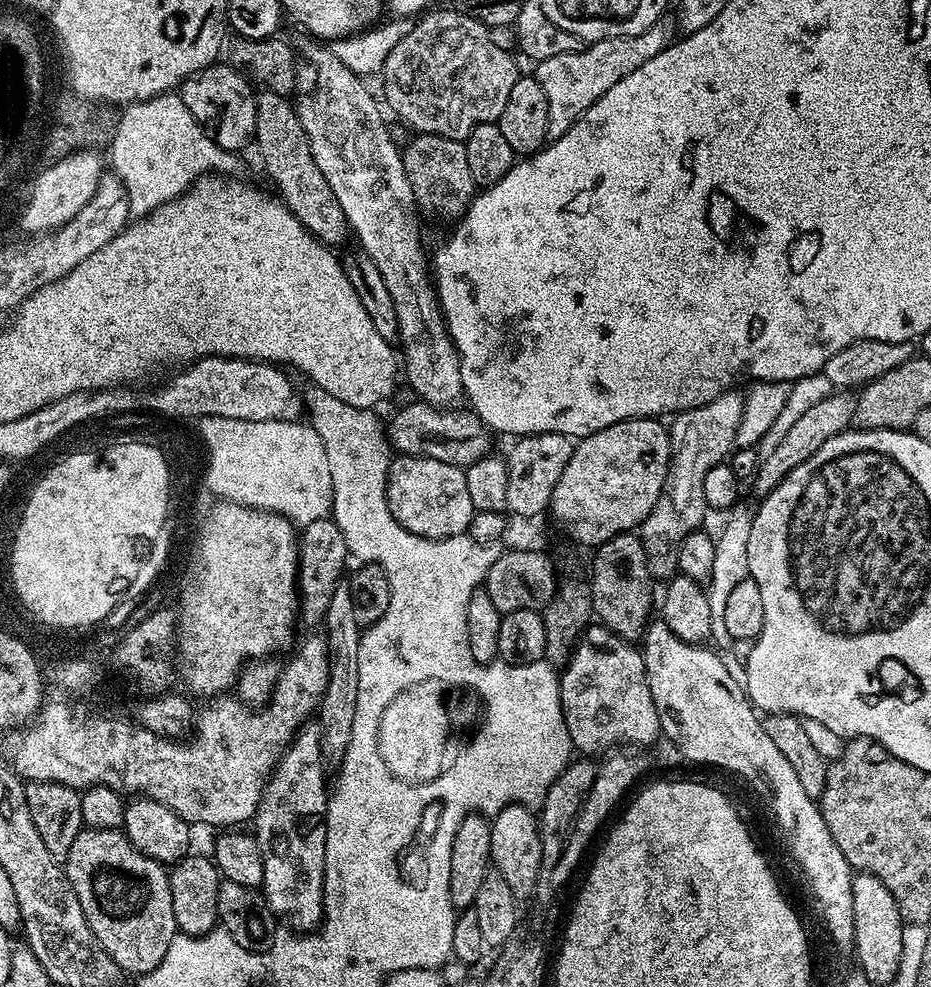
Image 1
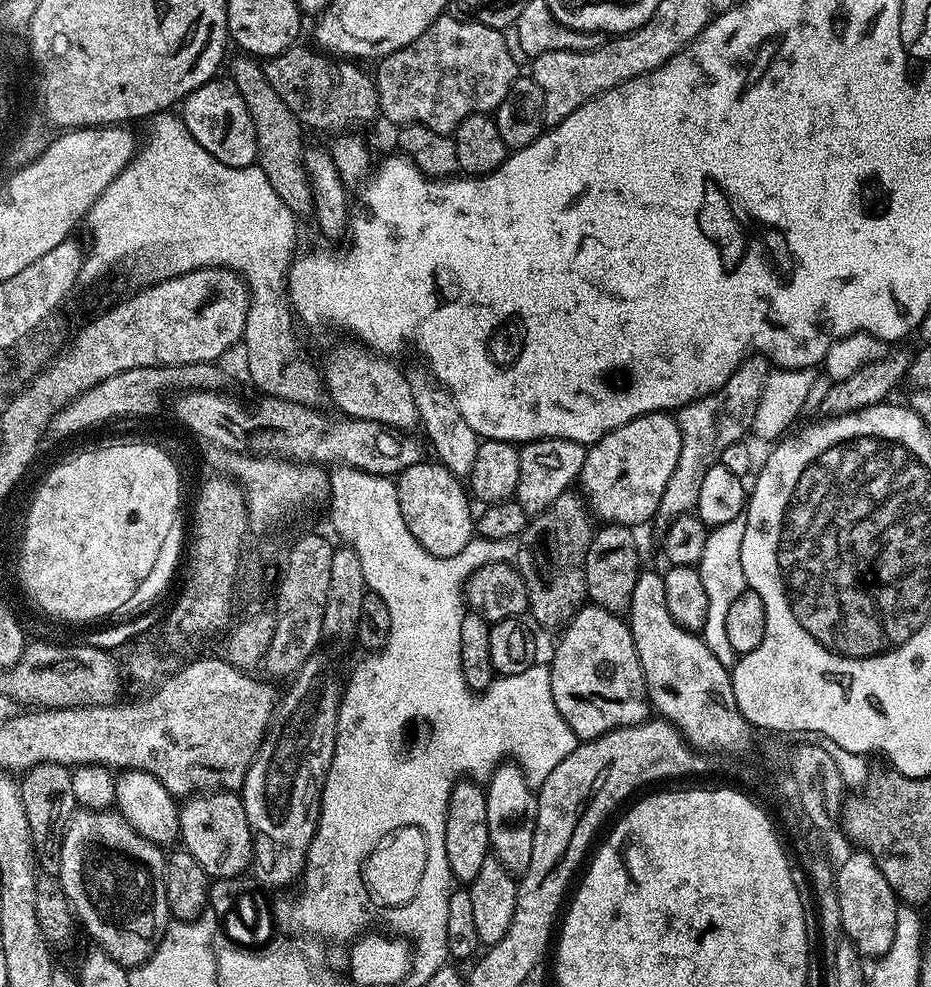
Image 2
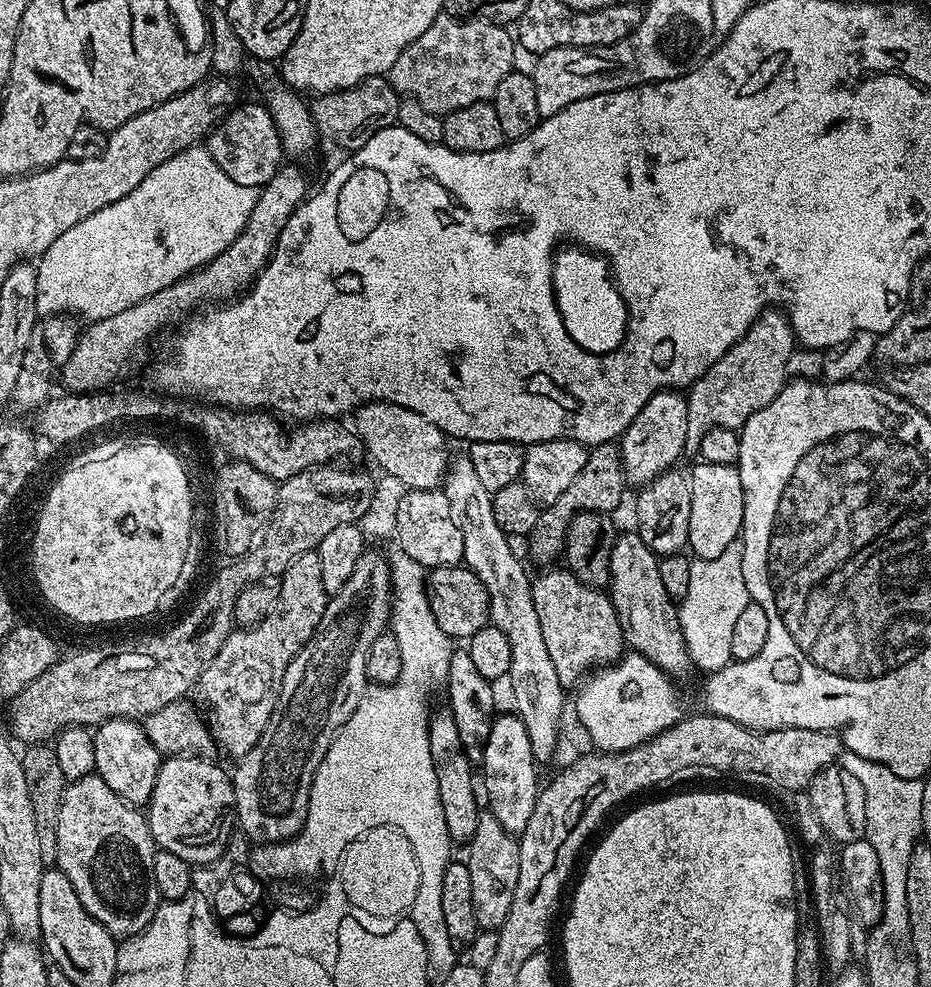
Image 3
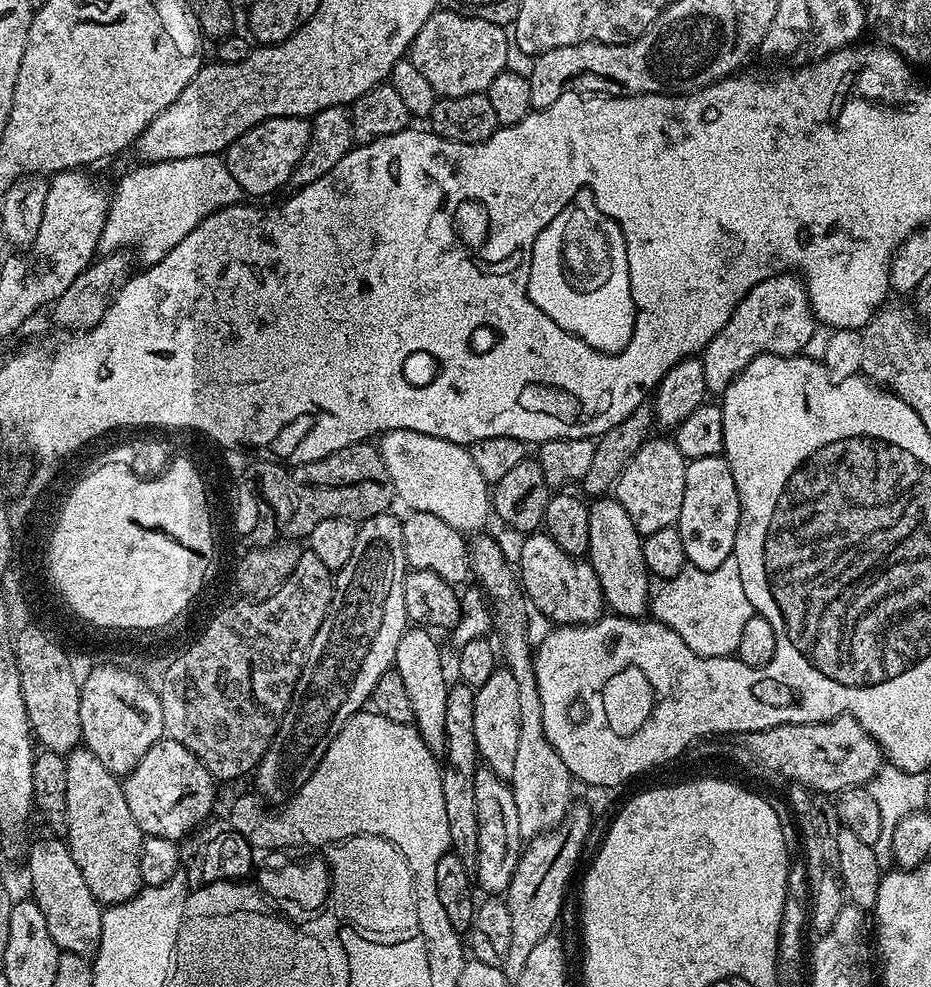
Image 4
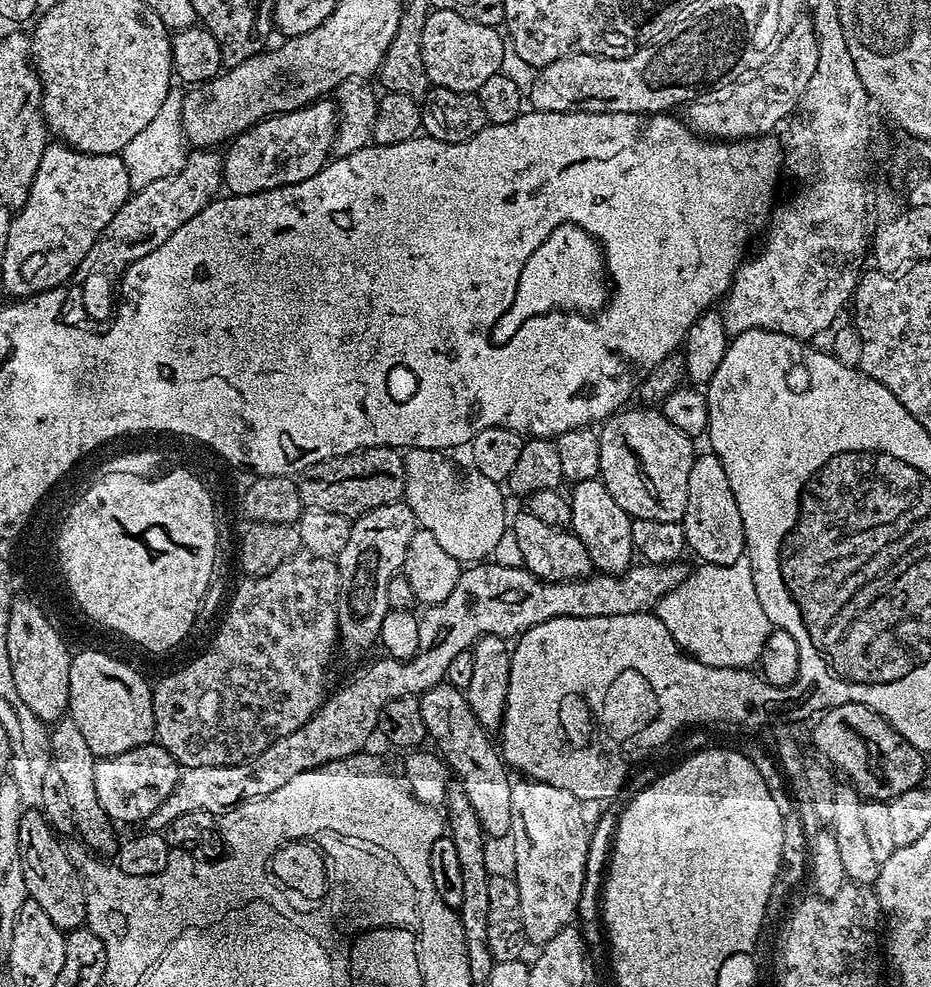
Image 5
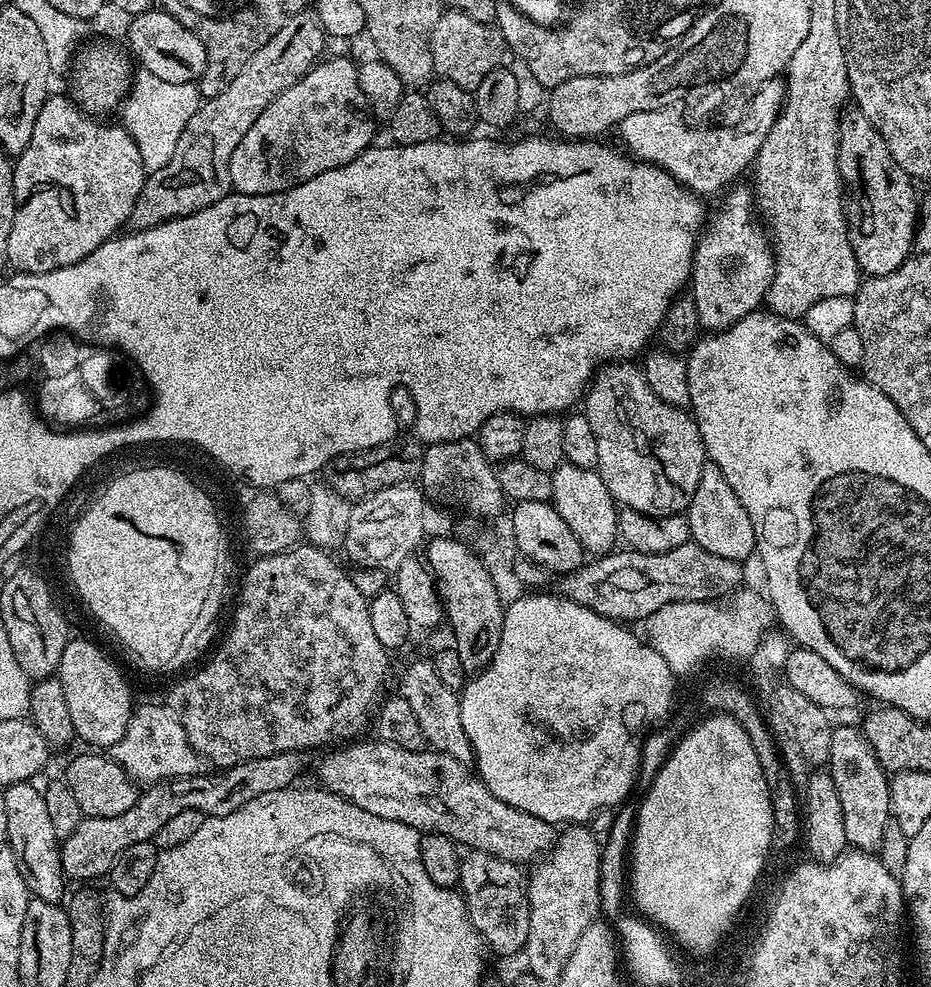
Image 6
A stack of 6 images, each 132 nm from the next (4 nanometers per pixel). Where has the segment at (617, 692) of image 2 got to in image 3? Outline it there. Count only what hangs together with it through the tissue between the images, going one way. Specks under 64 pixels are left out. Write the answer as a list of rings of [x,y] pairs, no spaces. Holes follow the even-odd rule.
[[[560,566],[541,572],[544,573],[532,580],[538,626],[542,626],[542,638],[546,642],[550,662],[554,662],[558,682],[566,690],[572,690],[593,670],[614,664],[625,655],[624,631],[607,591],[578,582],[575,574]]]

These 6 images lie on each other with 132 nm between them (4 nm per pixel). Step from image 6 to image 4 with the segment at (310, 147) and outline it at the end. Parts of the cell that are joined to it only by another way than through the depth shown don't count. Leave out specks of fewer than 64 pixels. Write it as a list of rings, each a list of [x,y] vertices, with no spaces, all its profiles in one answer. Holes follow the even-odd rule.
[[[271,116],[255,124],[242,134],[223,153],[222,159],[228,165],[234,182],[238,182],[241,193],[252,196],[268,196],[279,184],[287,185],[292,178],[294,166],[302,158],[312,133],[311,123],[298,116]]]

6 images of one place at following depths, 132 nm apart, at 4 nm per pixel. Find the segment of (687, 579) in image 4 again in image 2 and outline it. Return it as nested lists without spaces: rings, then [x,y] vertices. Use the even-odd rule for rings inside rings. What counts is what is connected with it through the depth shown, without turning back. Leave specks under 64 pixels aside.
[[[743,515],[711,529],[706,538],[706,546],[702,546],[702,558],[698,565],[708,603],[702,639],[710,654],[714,654],[714,658],[718,658],[718,662],[722,662],[726,669],[731,669],[738,659],[734,646],[730,646],[729,640],[726,639],[726,613],[730,610],[734,598],[738,598],[746,590],[742,570],[742,534],[746,534]]]

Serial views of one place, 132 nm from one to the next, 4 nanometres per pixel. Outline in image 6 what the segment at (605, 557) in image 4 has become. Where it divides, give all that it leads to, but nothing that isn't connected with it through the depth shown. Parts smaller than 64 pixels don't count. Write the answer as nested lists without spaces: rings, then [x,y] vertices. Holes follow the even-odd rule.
[[[567,462],[557,466],[552,473],[552,499],[550,501],[562,514],[562,522],[570,526],[574,538],[584,547],[589,557],[607,556],[617,547],[620,540],[620,512],[610,490],[606,490],[606,482],[602,482],[595,468],[582,470],[582,466],[574,466]]]

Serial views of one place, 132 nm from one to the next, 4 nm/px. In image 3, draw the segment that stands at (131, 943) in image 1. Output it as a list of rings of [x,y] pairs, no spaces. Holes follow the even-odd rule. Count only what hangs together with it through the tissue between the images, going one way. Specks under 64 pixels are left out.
[[[93,774],[81,780],[73,780],[65,787],[62,806],[58,810],[55,867],[59,868],[62,874],[66,874],[66,878],[70,878],[70,886],[74,886],[74,891],[78,893],[78,898],[81,900],[82,906],[86,906],[86,914],[90,914],[90,918],[102,922],[102,926],[106,926],[106,930],[111,936],[117,938],[136,936],[152,921],[154,914],[158,910],[158,906],[162,903],[160,891],[158,890],[158,882],[154,882],[154,854],[156,851],[158,849],[156,843],[152,841],[145,813],[137,805],[128,804],[122,798],[118,798],[118,794],[114,794],[114,790],[110,790],[110,786],[106,786],[106,782],[102,782],[100,776]]]

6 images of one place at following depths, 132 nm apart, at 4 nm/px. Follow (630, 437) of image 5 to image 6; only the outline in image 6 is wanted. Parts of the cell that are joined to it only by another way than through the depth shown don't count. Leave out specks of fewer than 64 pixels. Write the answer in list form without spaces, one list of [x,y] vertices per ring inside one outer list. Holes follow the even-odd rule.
[[[609,362],[592,377],[583,397],[582,415],[590,422],[590,427],[594,429],[594,438],[598,438],[598,466],[596,471],[599,472],[602,482],[606,482],[606,490],[610,490],[612,499],[616,501],[621,509],[629,508],[635,512],[641,512],[647,516],[679,516],[687,513],[690,502],[694,498],[694,490],[698,490],[698,478],[702,478],[702,470],[706,463],[706,453],[702,434],[698,430],[695,419],[687,411],[680,408],[674,408],[662,402],[654,390],[646,382],[643,371],[639,367],[635,368],[632,362]]]

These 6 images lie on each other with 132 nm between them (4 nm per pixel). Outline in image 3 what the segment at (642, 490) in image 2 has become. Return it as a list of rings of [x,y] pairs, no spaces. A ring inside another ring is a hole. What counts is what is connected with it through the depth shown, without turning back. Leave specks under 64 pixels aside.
[[[683,391],[655,392],[635,416],[634,422],[619,437],[620,455],[624,457],[625,479],[632,485],[648,484],[661,473],[675,467],[676,460],[685,453],[688,398]]]

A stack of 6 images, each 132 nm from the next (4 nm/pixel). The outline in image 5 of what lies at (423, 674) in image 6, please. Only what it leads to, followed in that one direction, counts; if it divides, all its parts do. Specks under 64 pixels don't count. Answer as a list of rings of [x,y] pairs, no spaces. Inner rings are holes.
[[[450,683],[436,684],[420,696],[422,706],[422,722],[426,722],[426,730],[433,740],[435,751],[439,753],[445,764],[454,773],[455,779],[464,785],[466,796],[470,798],[470,806],[474,806],[474,814],[478,814],[478,822],[482,826],[485,837],[507,837],[512,826],[512,785],[513,777],[504,762],[504,757],[490,737],[489,729],[478,722],[474,710],[470,710],[468,697],[461,689]]]

